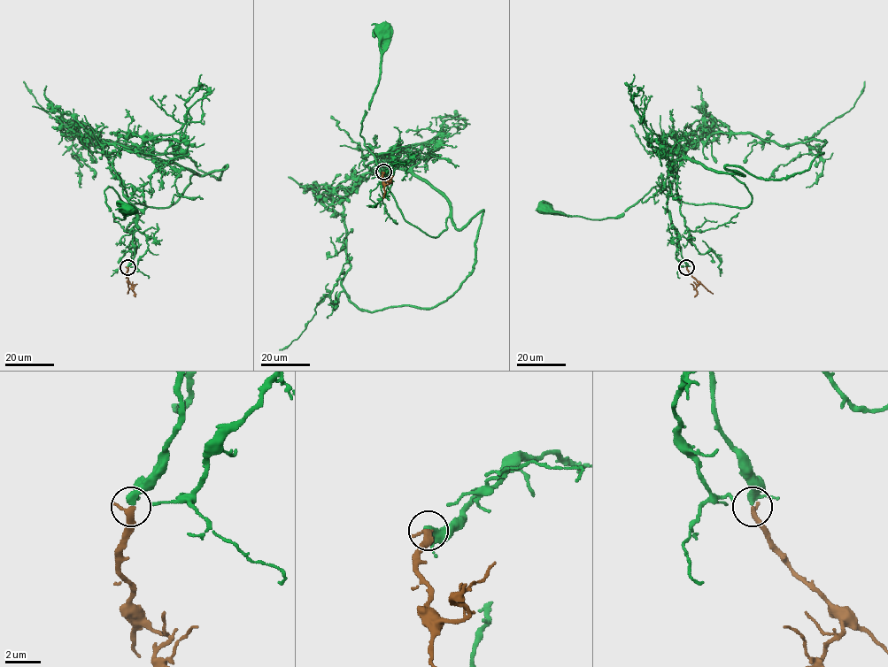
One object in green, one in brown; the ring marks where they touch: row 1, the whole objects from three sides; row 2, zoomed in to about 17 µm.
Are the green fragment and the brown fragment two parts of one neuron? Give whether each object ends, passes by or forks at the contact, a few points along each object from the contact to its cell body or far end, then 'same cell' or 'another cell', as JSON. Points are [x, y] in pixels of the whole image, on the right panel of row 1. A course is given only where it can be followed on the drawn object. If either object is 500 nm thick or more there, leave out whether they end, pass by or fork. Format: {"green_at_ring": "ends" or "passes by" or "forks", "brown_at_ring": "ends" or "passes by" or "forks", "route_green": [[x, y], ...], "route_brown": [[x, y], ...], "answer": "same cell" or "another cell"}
{"green_at_ring": "passes by", "brown_at_ring": "ends", "route_green": [[686, 267], [667, 207], [684, 149], [744, 183], [752, 202], [688, 203], [653, 187], [613, 218], [545, 211]], "route_brown": [[686, 267], [698, 283], [694, 296]], "answer": "same cell"}

